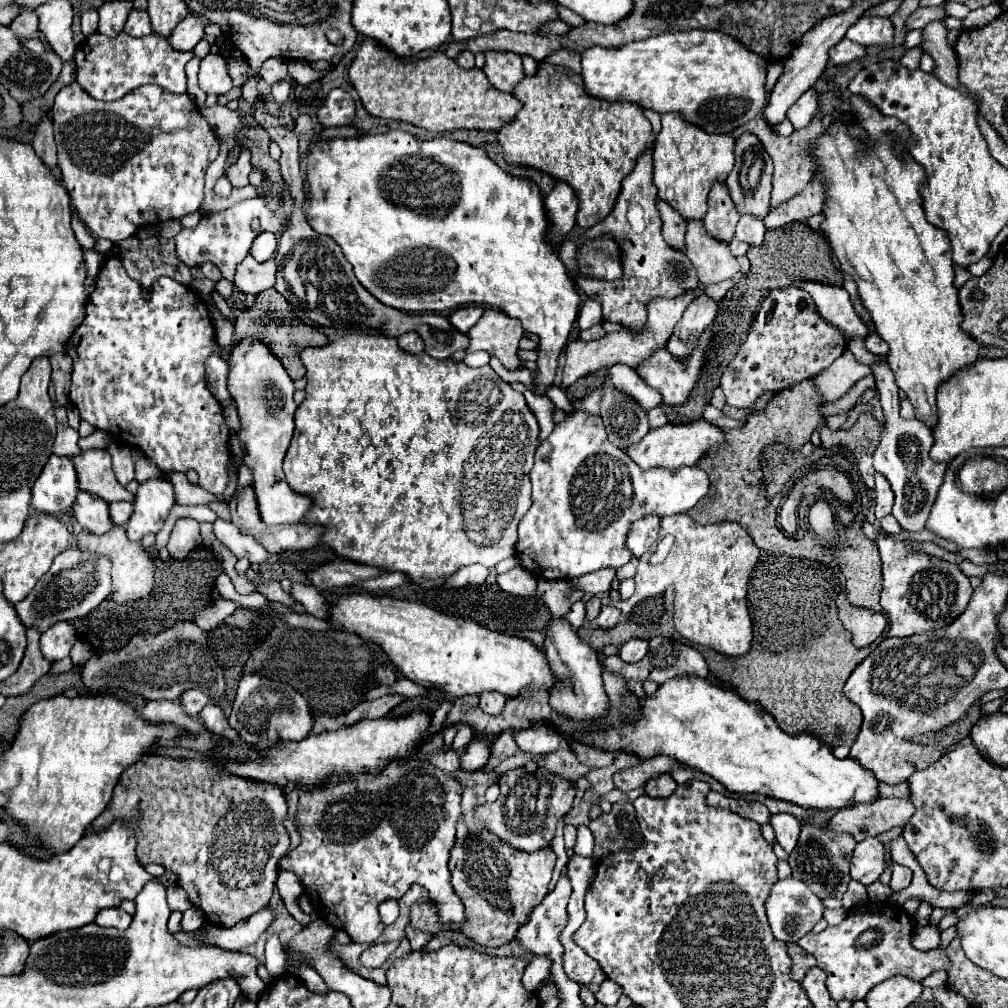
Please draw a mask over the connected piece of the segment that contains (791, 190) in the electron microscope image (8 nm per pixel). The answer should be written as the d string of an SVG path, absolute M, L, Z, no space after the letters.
M816 114L814 120L812 120L806 128L794 130L788 138L778 136L778 134L766 124L766 120L764 120L762 116L758 116L756 120L750 120L748 124L744 124L742 128L738 128L736 132L732 132L734 136L738 136L738 134L742 134L742 132L752 132L752 134L756 134L756 136L762 140L762 144L764 144L766 152L770 154L770 158L774 160L774 173L772 177L772 192L770 199L771 208L775 208L778 204L790 200L794 194L802 192L802 190L810 184L810 180L812 180L812 176L814 176L814 172L812 172L814 166L810 164L810 160L808 160L808 156L806 156L806 144L812 142L812 140L816 140L816 138L822 134L822 130L824 130L822 116Z

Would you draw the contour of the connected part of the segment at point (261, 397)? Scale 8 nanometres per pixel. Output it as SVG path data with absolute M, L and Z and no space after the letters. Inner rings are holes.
M256 338L240 340L236 344L236 348L230 352L228 366L230 366L228 390L234 398L234 404L238 408L238 416L240 416L240 422L242 422L242 430L238 432L238 436L240 436L240 442L244 446L244 452L246 452L244 462L254 470L254 484L252 486L254 486L254 492L256 492L256 498L258 498L260 516L270 526L274 526L274 524L298 524L298 522L302 522L302 518L312 508L312 498L292 492L292 488L288 488L284 472L282 472L282 458L286 456L286 450L288 450L292 434L294 434L296 404L292 400L292 394L294 394L292 380L286 374L286 370L282 368L282 364L278 362L278 358Z

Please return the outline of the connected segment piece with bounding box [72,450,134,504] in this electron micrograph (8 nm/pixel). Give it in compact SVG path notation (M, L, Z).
M86 450L82 456L74 456L72 462L78 472L80 490L100 496L108 504L122 500L134 502L134 494L118 484L106 450Z

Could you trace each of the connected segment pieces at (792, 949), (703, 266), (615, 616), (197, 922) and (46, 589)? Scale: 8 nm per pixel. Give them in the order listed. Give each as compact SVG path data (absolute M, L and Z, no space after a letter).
M788 942L788 954L790 954L792 962L794 962L794 966L792 966L792 978L800 982L806 976L806 972L816 966L816 960L808 952L802 952L802 948L798 948L796 942Z
M702 220L688 222L686 256L694 264L704 286L732 278L740 270L738 260L730 252L730 246L722 244L722 240L714 240L706 232Z
M602 606L598 618L596 618L596 624L602 628L602 630L610 630L612 626L616 626L620 622L620 610L618 608L612 608L612 606Z
M192 906L182 914L182 932L194 932L206 922L204 912Z
M68 548L56 556L52 568L36 582L30 594L14 604L16 614L24 628L46 632L58 622L74 622L88 616L102 600L110 594L110 562L108 558L84 552L78 548Z

